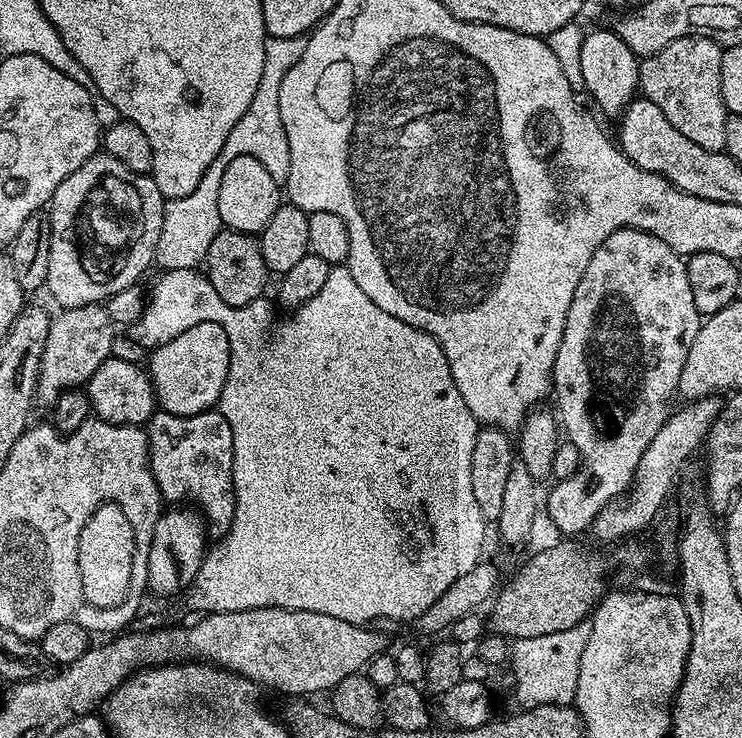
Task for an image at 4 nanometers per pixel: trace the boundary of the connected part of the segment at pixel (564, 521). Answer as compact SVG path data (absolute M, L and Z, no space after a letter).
M623 227L616 232L611 232L594 250L594 254L590 258L590 262L586 266L586 270L574 290L574 302L570 302L570 306L568 307L562 342L558 346L558 354L552 367L554 396L556 392L556 404L554 403L554 408L558 413L558 420L562 425L563 435L566 437L567 443L569 440L584 455L584 472L570 477L569 480L562 481L561 484L553 483L551 485L553 488L552 493L548 496L548 516L552 519L553 526L558 531L564 532L560 534L576 534L572 532L587 533L591 529L596 515L606 505L612 503L613 500L623 497L628 489L632 487L636 479L638 462L642 458L642 454L646 454L646 446L650 446L650 442L654 442L654 436L658 434L658 430L662 430L662 426L669 418L669 413L667 411L628 411L635 404L644 404L647 400L664 400L668 395L673 395L676 392L676 387L682 374L682 366L686 366L686 354L698 334L701 323L702 317L698 306L694 306L694 293L690 291L690 278L688 277L688 265L685 257L681 256L679 252L675 252L670 246L666 246L666 242L662 242L654 234L644 232L640 228Z

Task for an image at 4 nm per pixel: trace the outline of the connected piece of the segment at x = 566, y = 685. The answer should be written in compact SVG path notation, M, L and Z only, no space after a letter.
M585 622L574 625L570 630L558 630L556 634L542 634L538 638L511 641L512 684L516 687L516 700L521 709L547 704L564 706L573 699L582 650L586 642L590 642L591 629L591 623Z

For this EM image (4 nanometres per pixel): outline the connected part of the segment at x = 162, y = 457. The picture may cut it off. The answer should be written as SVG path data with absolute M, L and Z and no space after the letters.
M163 410L152 413L146 425L150 480L168 500L189 500L202 513L207 527L227 533L234 518L234 478L232 477L232 435L230 422L219 410L193 416L175 416Z

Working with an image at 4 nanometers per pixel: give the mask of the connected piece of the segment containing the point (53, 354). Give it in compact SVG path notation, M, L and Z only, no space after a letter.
M87 304L77 308L65 308L57 313L57 316L53 315L49 319L46 344L42 346L40 355L40 373L36 376L35 399L39 403L41 400L45 406L55 404L56 399L68 389L87 385L94 370L98 370L98 366L102 366L102 362L113 355L112 329L114 329L114 323L108 315L107 307L100 304Z

